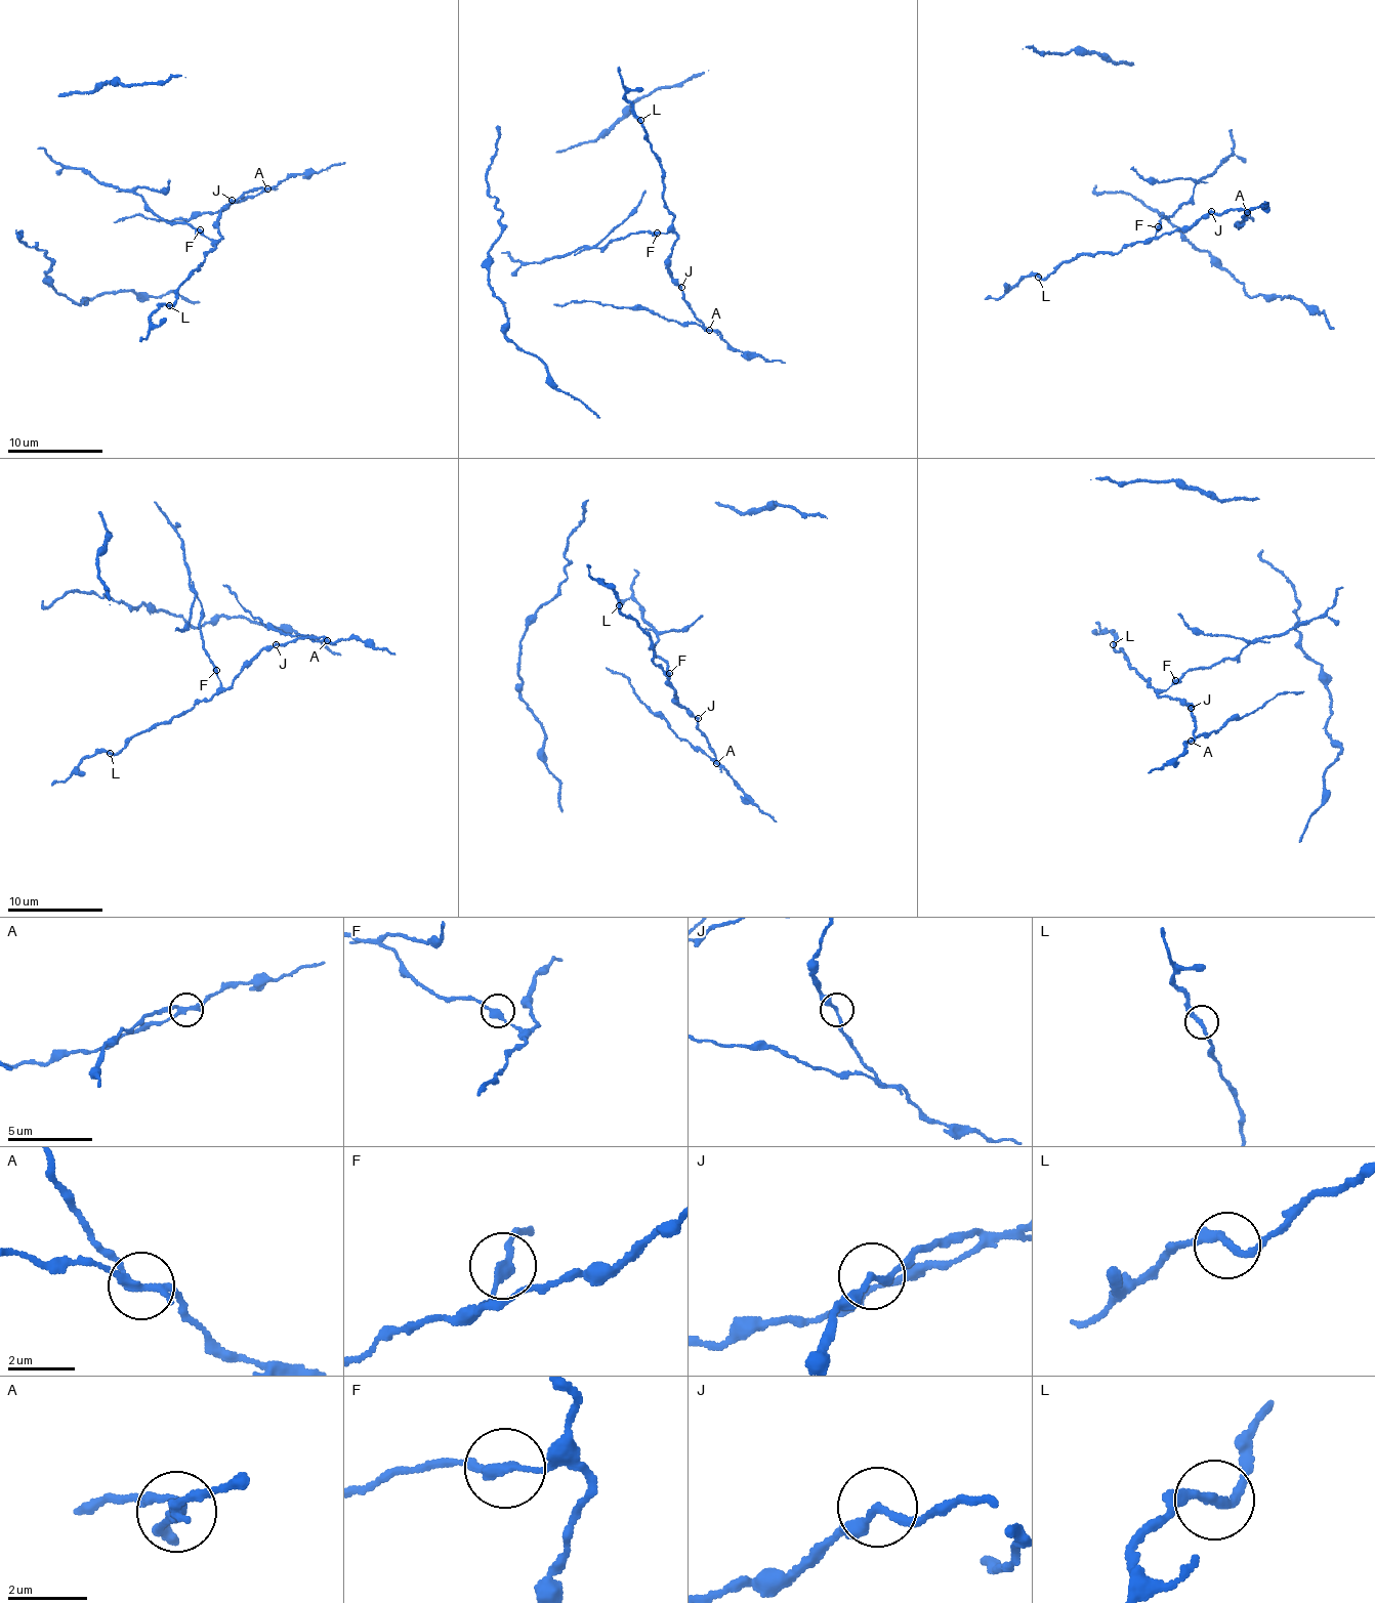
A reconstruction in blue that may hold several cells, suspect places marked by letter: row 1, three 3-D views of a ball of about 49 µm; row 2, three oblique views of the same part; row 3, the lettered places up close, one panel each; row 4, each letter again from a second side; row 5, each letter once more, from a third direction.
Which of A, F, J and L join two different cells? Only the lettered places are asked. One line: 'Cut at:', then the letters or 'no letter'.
Cut at: A, F

